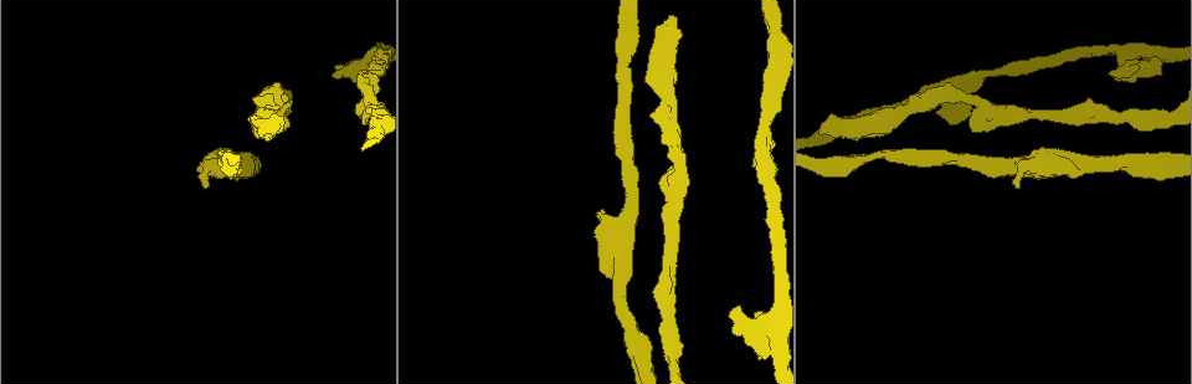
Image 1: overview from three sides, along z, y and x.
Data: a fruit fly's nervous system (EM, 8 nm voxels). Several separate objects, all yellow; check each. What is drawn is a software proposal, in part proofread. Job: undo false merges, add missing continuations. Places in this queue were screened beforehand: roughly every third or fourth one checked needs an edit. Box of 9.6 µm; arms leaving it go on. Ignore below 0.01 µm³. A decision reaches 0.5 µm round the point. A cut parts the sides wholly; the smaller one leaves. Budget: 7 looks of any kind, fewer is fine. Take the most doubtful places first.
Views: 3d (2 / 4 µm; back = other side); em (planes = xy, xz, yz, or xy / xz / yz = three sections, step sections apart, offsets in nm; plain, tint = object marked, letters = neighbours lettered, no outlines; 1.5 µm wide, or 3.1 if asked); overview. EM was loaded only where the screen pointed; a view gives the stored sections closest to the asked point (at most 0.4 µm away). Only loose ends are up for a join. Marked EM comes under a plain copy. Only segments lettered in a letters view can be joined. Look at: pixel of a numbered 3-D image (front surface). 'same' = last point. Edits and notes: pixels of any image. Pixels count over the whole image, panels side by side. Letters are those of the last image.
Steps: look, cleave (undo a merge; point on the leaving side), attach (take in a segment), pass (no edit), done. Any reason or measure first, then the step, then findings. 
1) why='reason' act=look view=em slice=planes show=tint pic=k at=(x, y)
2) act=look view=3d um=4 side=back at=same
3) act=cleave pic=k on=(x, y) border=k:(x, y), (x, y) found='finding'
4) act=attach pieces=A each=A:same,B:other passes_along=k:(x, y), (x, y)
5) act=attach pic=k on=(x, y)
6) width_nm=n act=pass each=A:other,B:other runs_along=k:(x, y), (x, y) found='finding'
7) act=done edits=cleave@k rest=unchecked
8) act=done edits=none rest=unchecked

why='free end' act=look view=em slice=yz step=4 show=tint pic=1 at=(209, 187)

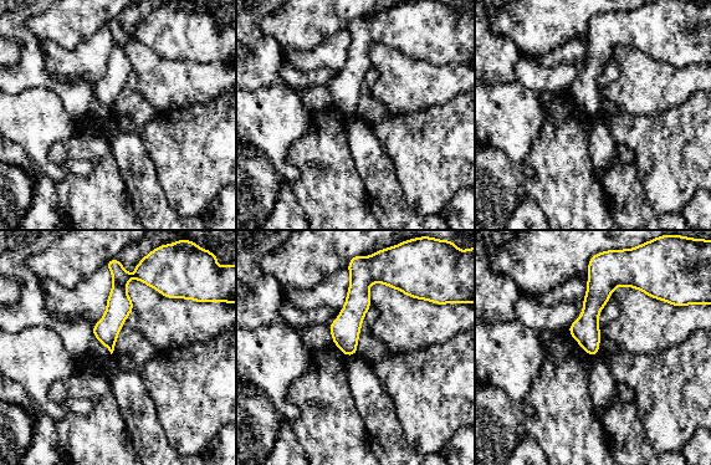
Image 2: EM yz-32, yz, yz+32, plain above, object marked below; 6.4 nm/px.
act=look view=em slice=planes show=letters at=same

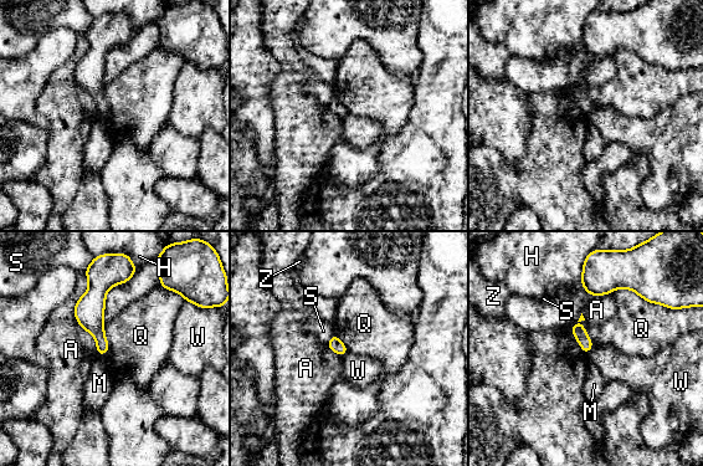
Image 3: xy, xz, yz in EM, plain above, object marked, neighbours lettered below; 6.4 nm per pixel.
act=pass each=A:other,H:other,M:other,Q:other,S:other,W:other,Z:other runs_along=3:(124, 277), (96, 295), (101, 352) found='no lettered segment goes on from it'

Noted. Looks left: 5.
why='free end' act=look view=3d um=2 pic=1 at=(668, 18)

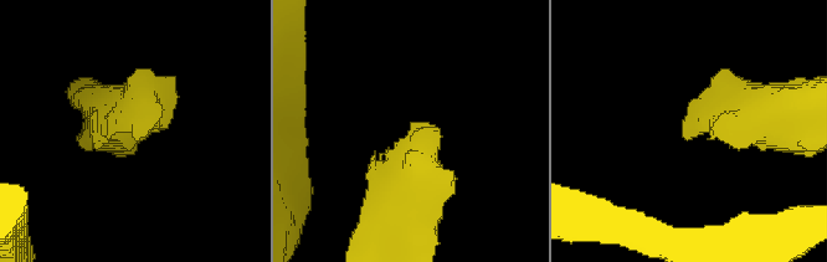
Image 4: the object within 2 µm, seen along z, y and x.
why='now the EM' act=look view=em slice=xy step=8 show=tint pic=4 at=(134, 132)

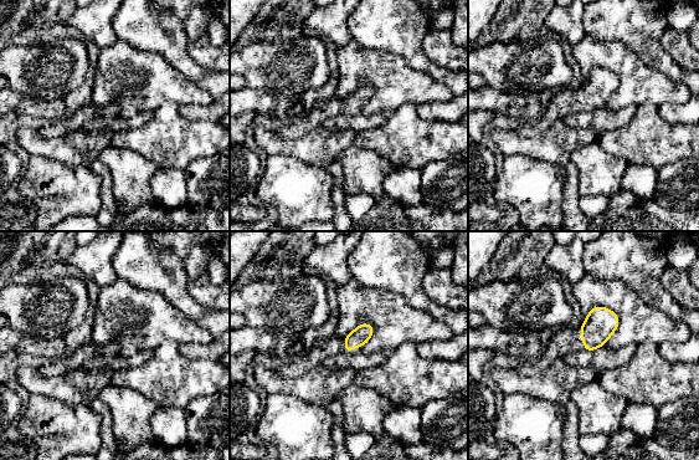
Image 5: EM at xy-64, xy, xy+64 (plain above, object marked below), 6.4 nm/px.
act=look view=em slice=yz step=8 show=letters at=same

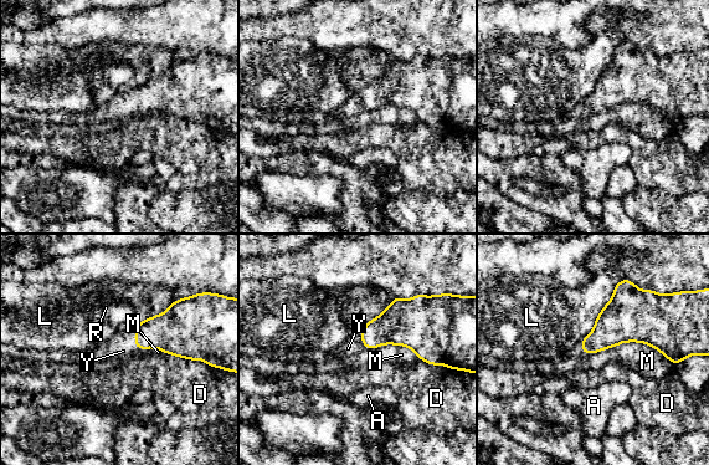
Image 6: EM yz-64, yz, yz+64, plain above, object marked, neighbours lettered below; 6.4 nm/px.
longest_contact=L:480nm act=attach pieces=Y each=A:other,D:other,L:other,M:other,R:other,Y:same found='the neuron continues'

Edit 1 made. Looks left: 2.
act=done edits=attach@6 rest=unchecked

